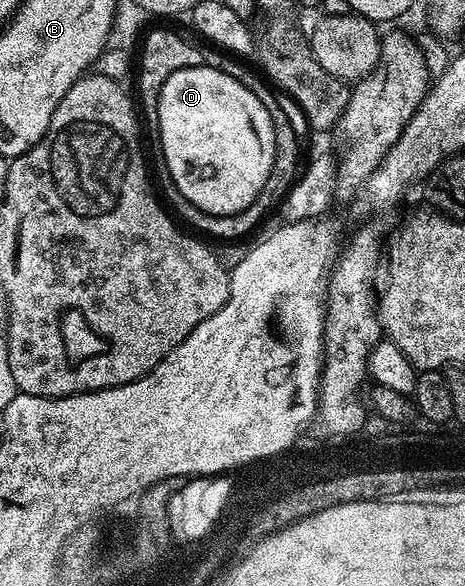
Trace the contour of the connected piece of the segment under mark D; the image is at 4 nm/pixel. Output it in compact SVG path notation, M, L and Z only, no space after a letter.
M203 63L176 71L176 75L168 75L168 83L164 83L158 100L156 133L162 136L162 157L166 160L166 169L170 172L171 179L174 180L171 181L173 188L178 189L180 195L184 195L184 199L188 199L196 207L200 207L200 211L211 213L214 217L227 217L233 213L244 211L250 206L252 199L256 199L260 195L264 183L268 183L268 175L272 171L274 152L276 151L272 119L268 119L268 111L264 111L264 103L260 103L260 99L256 99L256 95L252 95L252 91L248 91L248 87L244 87L235 74L233 77L232 74L225 73L222 69L213 69L209 63Z

